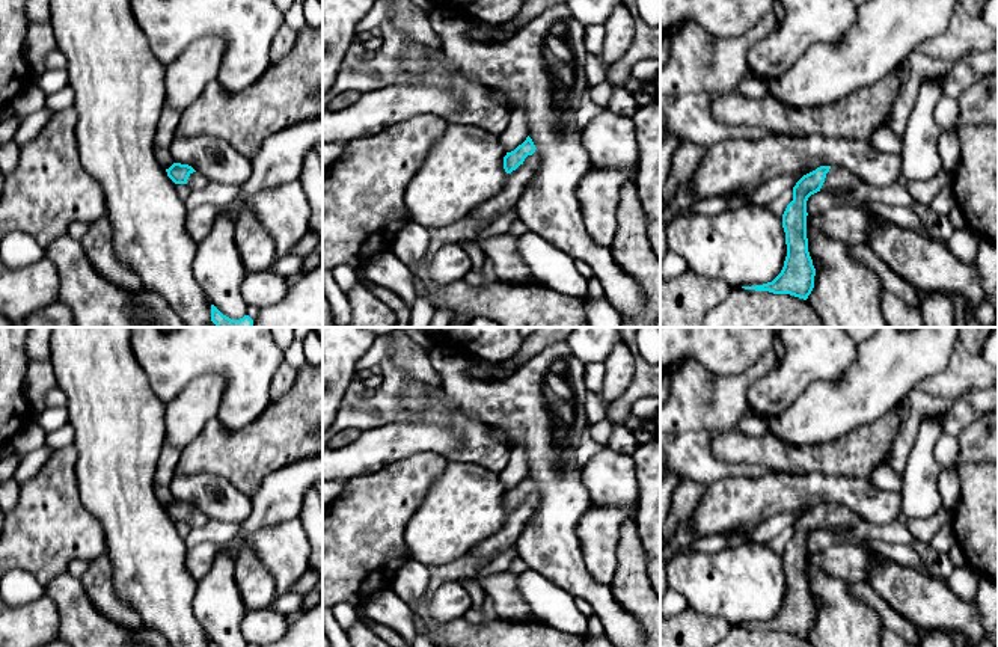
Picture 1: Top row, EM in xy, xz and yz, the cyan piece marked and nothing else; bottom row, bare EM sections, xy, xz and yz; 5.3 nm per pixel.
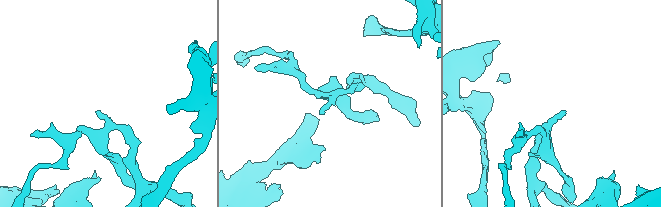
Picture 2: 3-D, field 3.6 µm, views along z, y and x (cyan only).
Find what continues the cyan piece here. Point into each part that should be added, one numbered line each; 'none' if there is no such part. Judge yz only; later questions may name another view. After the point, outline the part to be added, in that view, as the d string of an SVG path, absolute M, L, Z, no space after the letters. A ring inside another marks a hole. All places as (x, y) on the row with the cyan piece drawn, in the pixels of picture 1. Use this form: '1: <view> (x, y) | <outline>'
1: yz (837, 177) | M831 167L826 173L825 182L822 187L843 187L843 189L852 189L859 186L861 181L852 175L844 167Z

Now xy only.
1: xy (196, 181) | M199 172L190 173L187 179L187 184L194 190L202 189L207 182L208 181Z

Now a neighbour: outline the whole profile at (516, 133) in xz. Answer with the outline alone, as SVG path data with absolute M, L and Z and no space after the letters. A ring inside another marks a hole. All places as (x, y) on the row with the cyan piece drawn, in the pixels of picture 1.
M523 107L511 110L510 124L499 136L501 145L507 152L514 151L528 137L528 115Z

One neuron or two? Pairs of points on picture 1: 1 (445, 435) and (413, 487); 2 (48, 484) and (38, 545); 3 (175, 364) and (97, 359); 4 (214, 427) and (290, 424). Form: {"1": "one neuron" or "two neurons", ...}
{"1": "two neurons", "2": "one neuron", "3": "two neurons", "4": "one neuron"}

